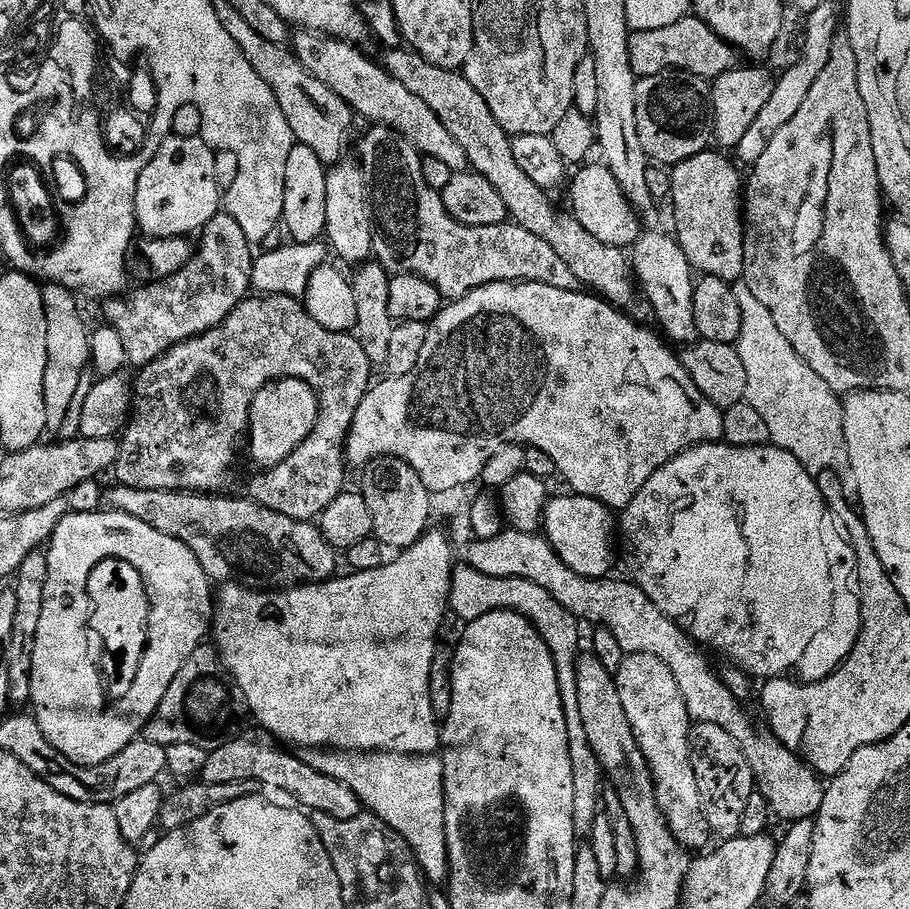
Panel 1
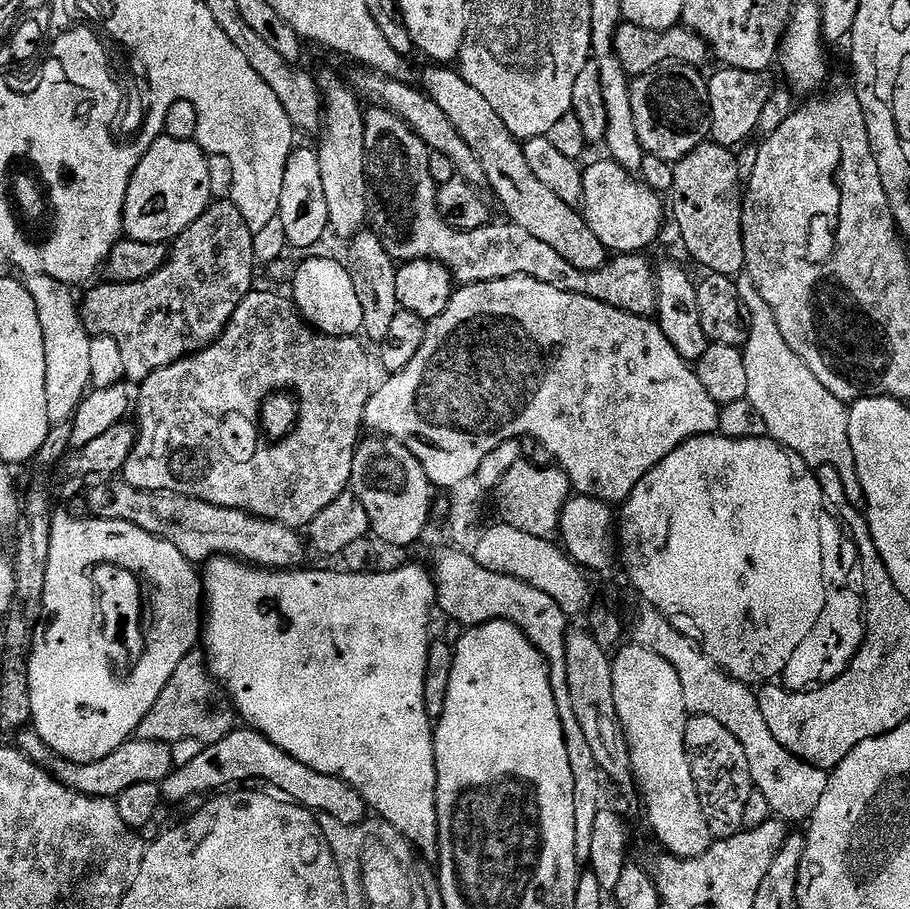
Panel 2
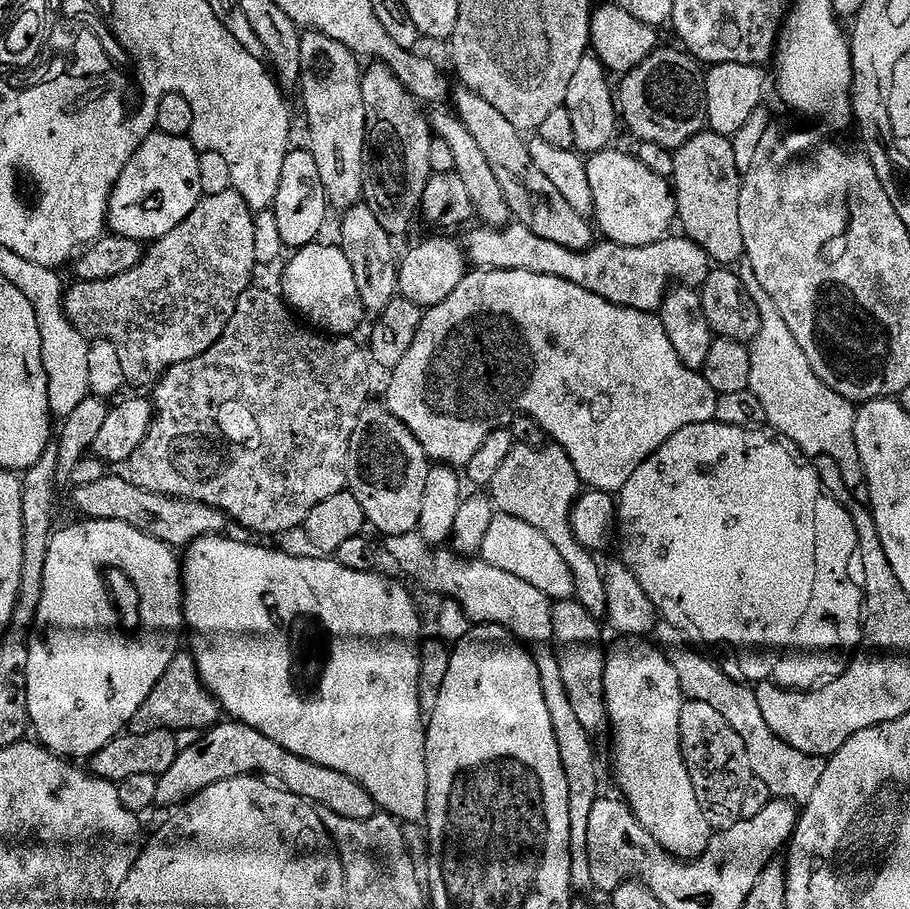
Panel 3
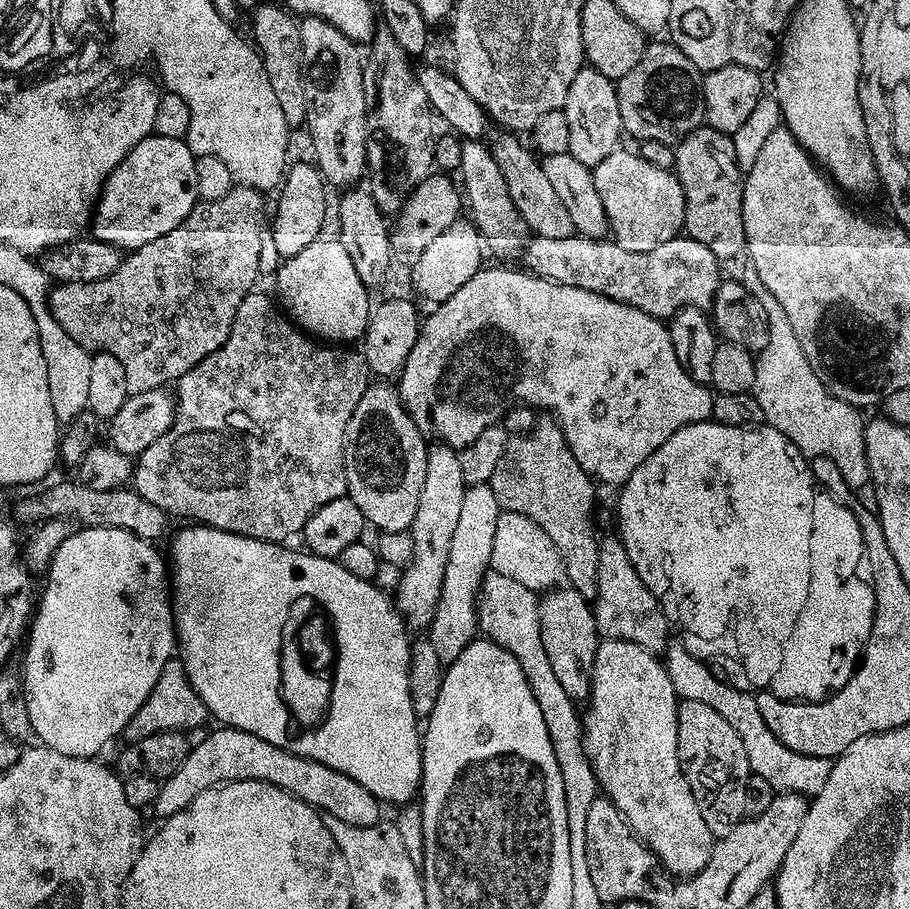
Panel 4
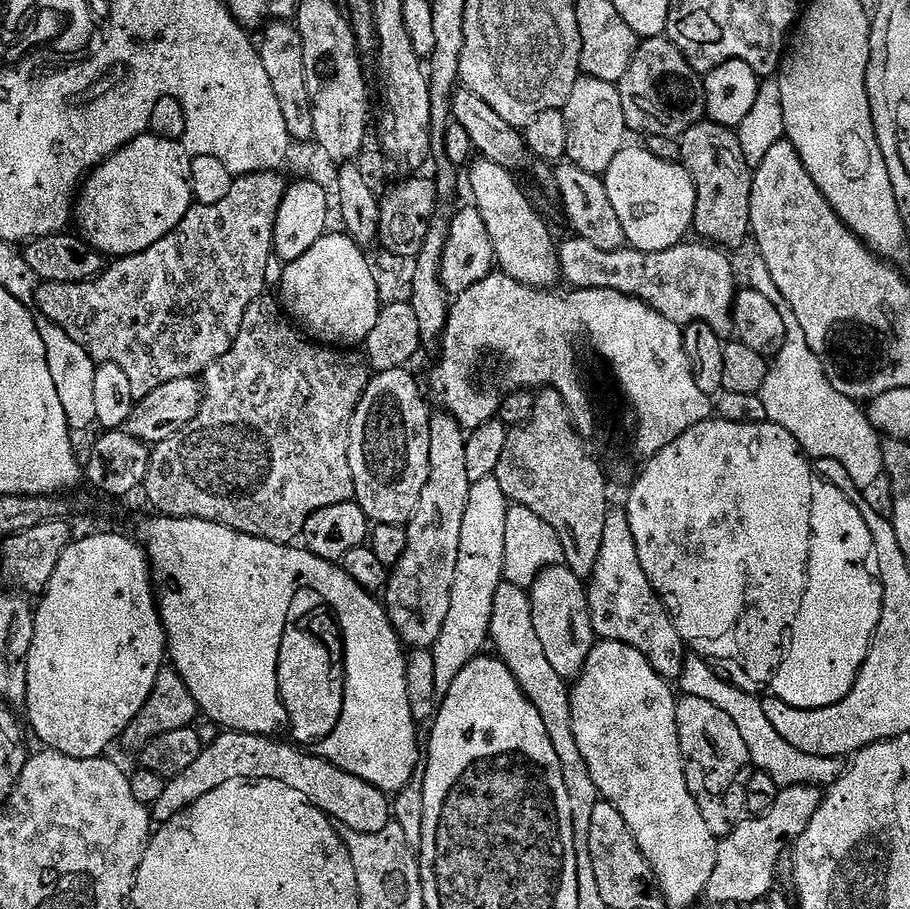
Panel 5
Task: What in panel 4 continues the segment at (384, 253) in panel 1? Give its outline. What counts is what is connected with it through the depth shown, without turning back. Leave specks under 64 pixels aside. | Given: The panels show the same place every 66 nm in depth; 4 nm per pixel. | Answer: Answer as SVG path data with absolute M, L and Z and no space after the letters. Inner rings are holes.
M380 26L376 29L376 35L370 41L372 53L367 53L364 62L364 85L366 86L366 102L368 103L368 172L372 185L370 191L378 202L380 211L385 217L392 218L404 208L408 197L433 175L436 168L436 132L437 117L432 110L430 98L426 98L426 90L422 90L422 84L414 67L413 61L402 50L400 40L392 33L391 27ZM579 234L566 240L537 236L527 245L522 260L542 280L602 294L665 322L671 322L687 308L711 309L722 283L722 261L710 254L702 242L687 238L665 242L658 246L658 250L650 250L646 254L634 254L630 250L622 250L622 246L611 239L585 240Z

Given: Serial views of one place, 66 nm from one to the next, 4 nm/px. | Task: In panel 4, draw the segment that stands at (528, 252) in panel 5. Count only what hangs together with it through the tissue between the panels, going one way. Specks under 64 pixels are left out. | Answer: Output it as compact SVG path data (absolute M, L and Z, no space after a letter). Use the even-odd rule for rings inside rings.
M479 140L467 141L462 150L459 175L464 176L462 192L466 197L467 211L472 211L471 223L476 225L476 229L484 237L491 255L493 252L496 256L519 257L525 251L530 233L516 209L514 198L510 196L510 186L506 186L506 178L502 178L502 170L498 170L498 162L491 147Z

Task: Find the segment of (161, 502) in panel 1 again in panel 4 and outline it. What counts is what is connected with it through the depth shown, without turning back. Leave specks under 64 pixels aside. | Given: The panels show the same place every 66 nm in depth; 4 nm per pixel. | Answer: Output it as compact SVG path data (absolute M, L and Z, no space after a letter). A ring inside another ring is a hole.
M56 484L33 500L18 501L14 520L20 526L39 526L50 520L67 520L84 528L126 530L149 542L160 542L167 534L170 523L168 513L158 510L158 506L150 506L150 502L146 502L146 498L142 498L131 487L106 490L102 486L87 488L84 484Z

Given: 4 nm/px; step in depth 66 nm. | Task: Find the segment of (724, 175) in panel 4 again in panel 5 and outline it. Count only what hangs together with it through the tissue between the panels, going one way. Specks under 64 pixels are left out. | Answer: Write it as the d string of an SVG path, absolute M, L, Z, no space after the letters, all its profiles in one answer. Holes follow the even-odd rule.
M707 118L698 121L690 130L686 130L684 135L679 137L680 158L679 163L684 165L684 169L694 178L696 187L696 205L694 206L694 222L692 227L695 235L701 241L712 246L719 246L724 250L740 248L744 244L744 239L749 239L752 223L750 222L750 194L752 193L753 169L746 162L746 154L742 150L742 142L739 135L733 129L715 124Z

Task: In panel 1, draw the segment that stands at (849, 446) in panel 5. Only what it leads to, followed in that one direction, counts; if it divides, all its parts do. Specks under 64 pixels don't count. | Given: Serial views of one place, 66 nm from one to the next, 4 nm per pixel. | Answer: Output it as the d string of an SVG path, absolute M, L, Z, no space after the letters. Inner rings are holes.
M740 282L735 290L742 312L742 334L734 347L742 358L742 366L746 366L747 403L762 414L775 447L794 454L811 476L817 477L821 472L838 474L848 501L853 506L859 505L858 478L854 478L854 466L846 450L841 397L826 386L826 382L806 366L794 346L786 342L774 318L770 318L770 310L750 294L750 286Z

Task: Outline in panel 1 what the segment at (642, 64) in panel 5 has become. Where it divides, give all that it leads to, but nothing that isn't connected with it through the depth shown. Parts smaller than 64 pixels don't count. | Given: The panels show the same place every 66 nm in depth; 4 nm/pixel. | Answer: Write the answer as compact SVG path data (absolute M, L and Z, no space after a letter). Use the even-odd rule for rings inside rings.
M683 70L646 76L636 81L636 105L638 138L642 138L642 150L646 150L649 161L660 166L674 166L686 158L694 158L694 154L709 151L716 131L712 113L712 84L709 81Z

